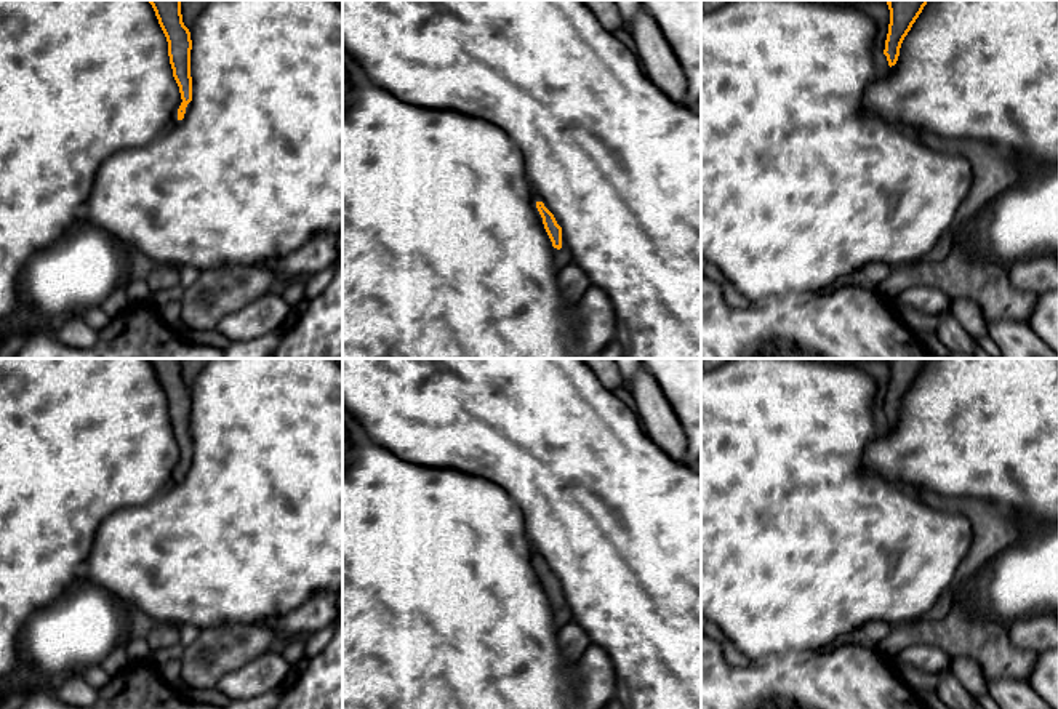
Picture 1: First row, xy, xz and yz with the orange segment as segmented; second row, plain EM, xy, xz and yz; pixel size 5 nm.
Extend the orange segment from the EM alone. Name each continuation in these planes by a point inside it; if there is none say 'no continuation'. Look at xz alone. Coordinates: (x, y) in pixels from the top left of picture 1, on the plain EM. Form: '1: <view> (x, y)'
1: xz (562, 615)

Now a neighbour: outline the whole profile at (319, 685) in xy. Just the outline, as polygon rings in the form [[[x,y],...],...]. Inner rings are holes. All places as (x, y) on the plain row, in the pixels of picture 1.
[[[343,623],[307,667],[293,675],[277,709],[343,709]]]

